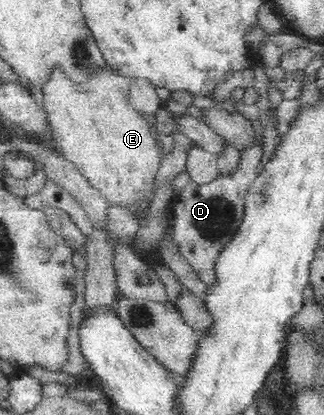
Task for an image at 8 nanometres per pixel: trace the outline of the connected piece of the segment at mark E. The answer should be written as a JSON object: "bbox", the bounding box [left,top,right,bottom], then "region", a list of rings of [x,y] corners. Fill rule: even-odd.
{"bbox":[43,67,161,226],"region":[[[58,67],[51,72],[51,80],[43,86],[43,99],[48,113],[49,124],[53,129],[51,139],[65,160],[71,161],[77,170],[85,176],[90,185],[100,192],[109,207],[115,206],[130,210],[138,226],[147,226],[145,214],[149,212],[151,200],[155,196],[155,182],[160,169],[161,156],[153,138],[154,127],[137,111],[130,99],[130,84],[126,76],[111,68],[105,68],[91,76],[83,87],[77,86],[67,78]]]}

